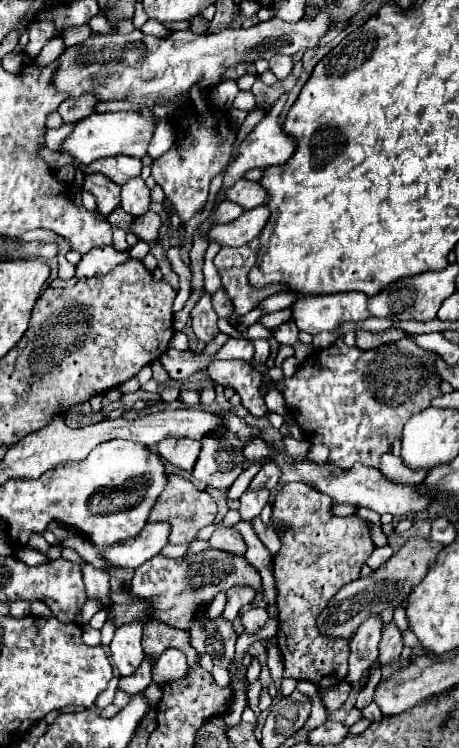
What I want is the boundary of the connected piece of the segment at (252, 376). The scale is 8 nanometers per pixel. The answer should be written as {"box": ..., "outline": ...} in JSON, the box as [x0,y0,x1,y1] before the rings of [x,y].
{"box":[207,360,265,417],"outline":[[[215,360],[207,366],[207,374],[221,386],[233,386],[241,396],[241,404],[256,417],[265,417],[263,375],[245,360]]]}

